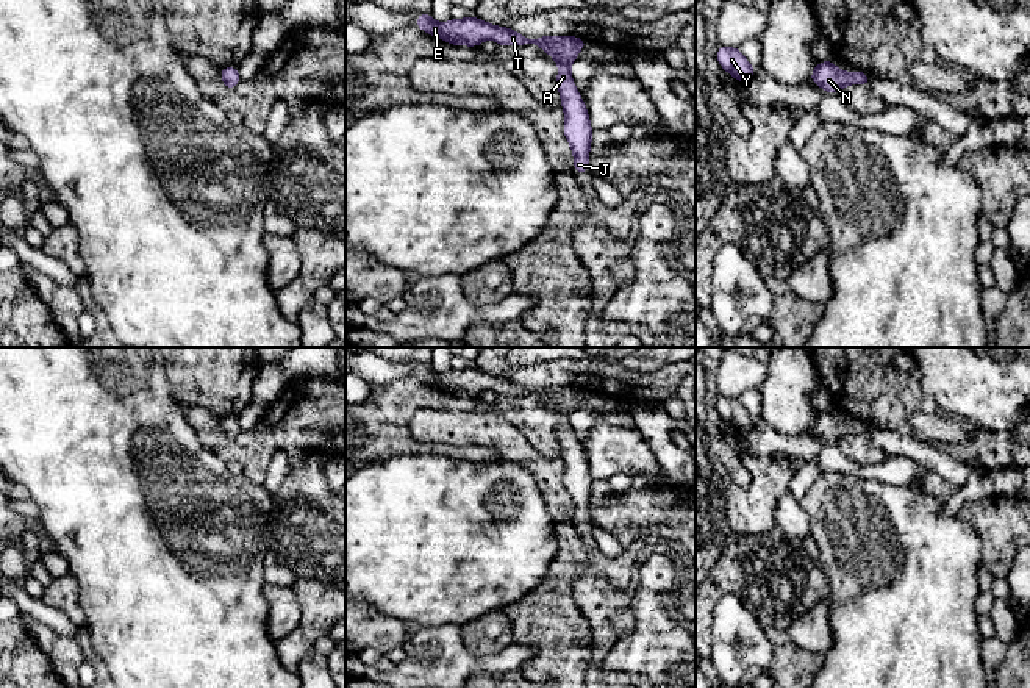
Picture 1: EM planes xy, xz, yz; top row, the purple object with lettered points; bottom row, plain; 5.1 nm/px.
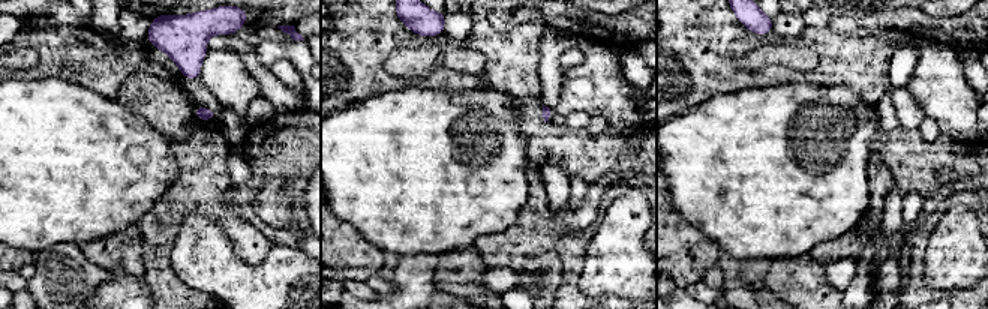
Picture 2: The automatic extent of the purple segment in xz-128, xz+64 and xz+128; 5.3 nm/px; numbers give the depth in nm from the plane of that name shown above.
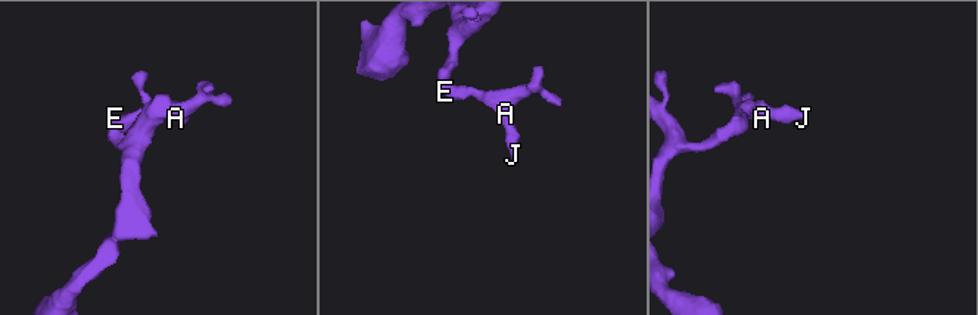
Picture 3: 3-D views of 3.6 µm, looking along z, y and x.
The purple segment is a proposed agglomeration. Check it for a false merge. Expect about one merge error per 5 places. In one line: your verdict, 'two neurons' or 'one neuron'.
one neuron

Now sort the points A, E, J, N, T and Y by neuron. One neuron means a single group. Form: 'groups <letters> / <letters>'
groups A E J N T Y

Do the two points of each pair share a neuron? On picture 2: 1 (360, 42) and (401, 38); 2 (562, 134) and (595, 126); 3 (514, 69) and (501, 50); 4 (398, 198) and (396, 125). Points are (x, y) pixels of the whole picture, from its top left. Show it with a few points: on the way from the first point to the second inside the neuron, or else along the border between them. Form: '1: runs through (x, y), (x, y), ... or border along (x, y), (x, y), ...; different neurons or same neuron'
1: runs through (371, 38), (390, 38); same neuron
2: border along (607, 126), (600, 132), (589, 132), (585, 128); different neurons
3: runs through (511, 65), (505, 54); same neuron
4: runs through (398, 180), (396, 143); same neuron

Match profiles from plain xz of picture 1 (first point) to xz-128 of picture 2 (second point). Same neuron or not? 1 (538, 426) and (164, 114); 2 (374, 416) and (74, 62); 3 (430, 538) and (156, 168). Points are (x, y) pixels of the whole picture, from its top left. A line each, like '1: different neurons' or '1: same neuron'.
1: different neurons
2: same neuron
3: same neuron

